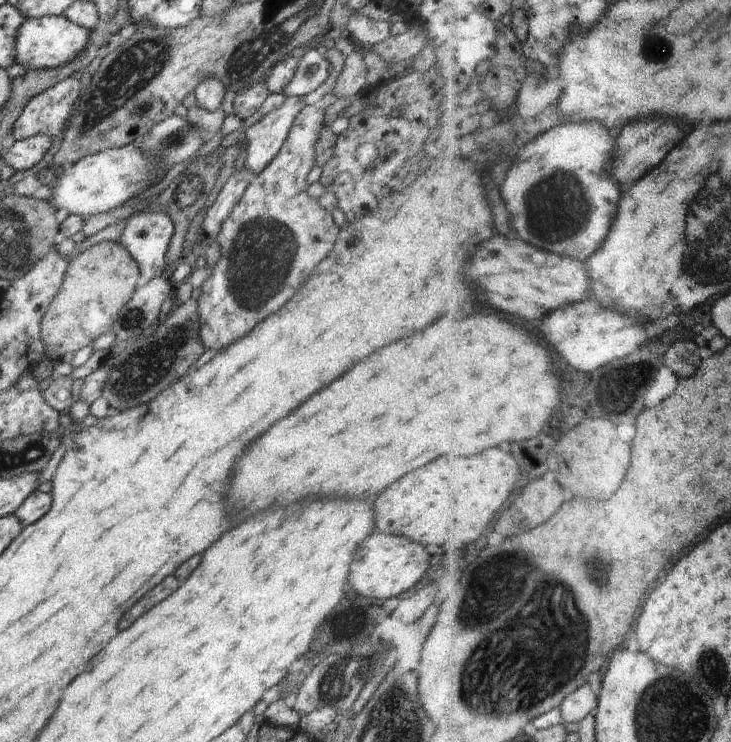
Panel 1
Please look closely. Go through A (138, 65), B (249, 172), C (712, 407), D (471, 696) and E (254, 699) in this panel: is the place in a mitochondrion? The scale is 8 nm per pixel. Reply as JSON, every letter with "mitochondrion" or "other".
{"A":"mitochondrion","B":"other","C":"other","D":"mitochondrion","E":"other"}

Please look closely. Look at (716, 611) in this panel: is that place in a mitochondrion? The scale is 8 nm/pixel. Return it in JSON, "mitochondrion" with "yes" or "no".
{"mitochondrion":"no"}

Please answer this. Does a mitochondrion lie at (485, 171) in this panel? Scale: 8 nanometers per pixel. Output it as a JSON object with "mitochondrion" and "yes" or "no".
{"mitochondrion":"no"}

